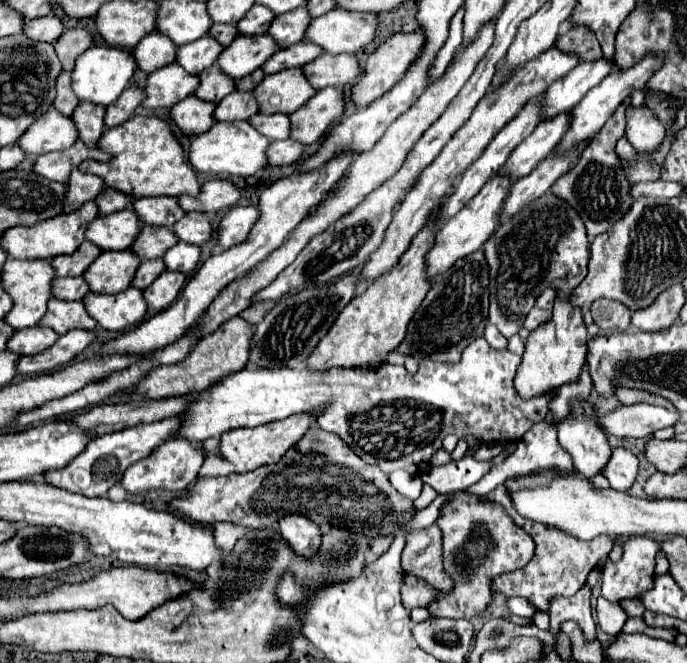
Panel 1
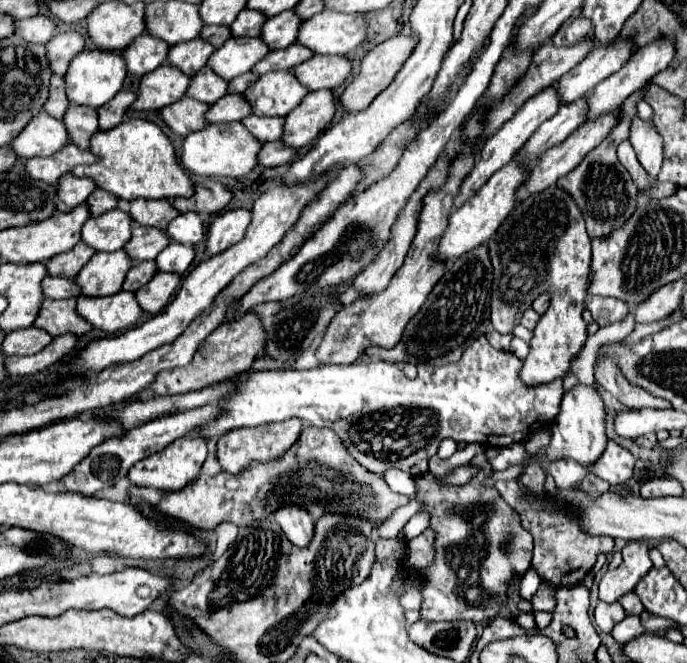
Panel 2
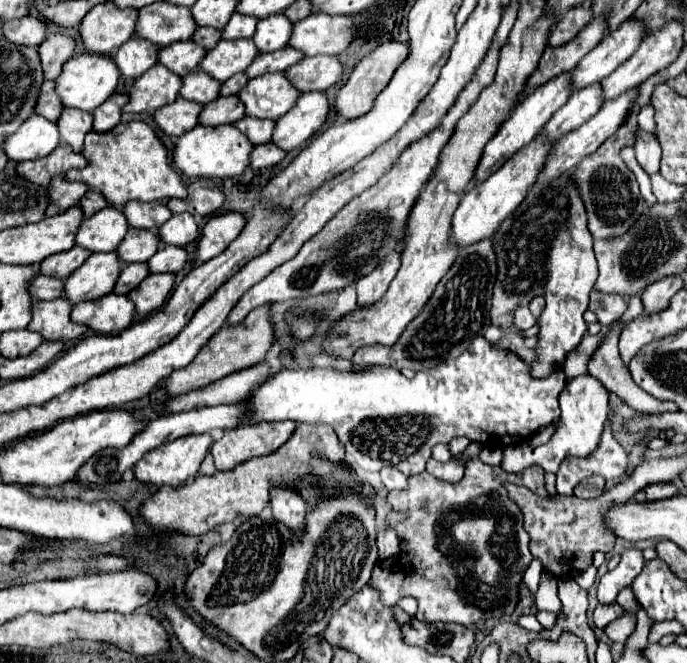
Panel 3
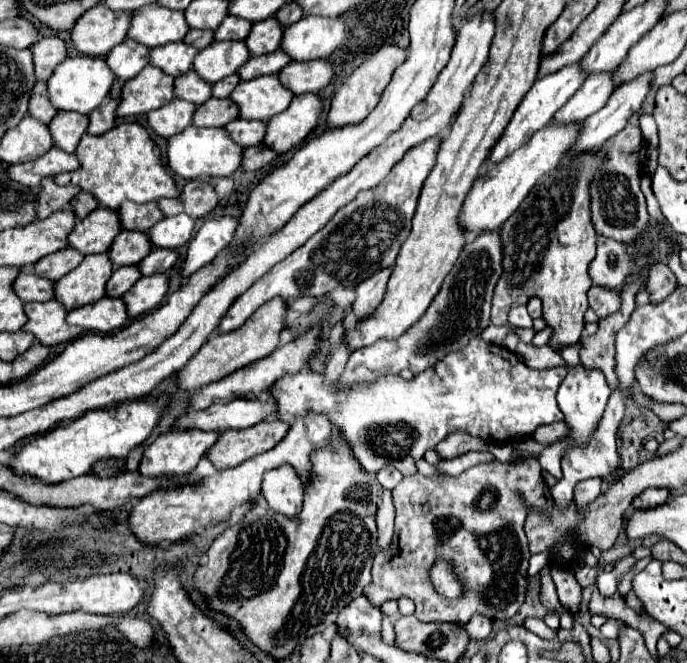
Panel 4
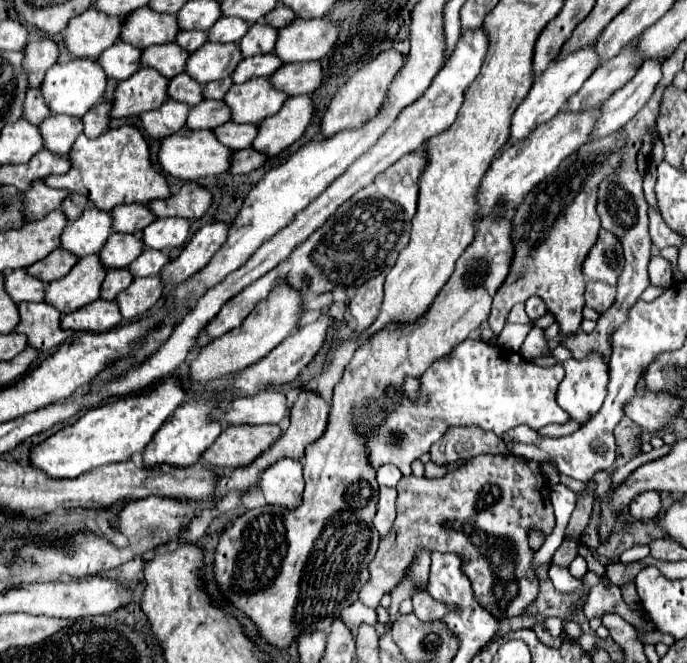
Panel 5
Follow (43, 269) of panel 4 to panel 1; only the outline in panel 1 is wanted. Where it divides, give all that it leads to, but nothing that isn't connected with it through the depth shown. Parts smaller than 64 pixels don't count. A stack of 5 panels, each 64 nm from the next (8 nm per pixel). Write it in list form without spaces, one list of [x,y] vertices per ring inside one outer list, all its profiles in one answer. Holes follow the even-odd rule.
[[[84,242],[74,254],[62,254],[52,260],[56,276],[82,276],[88,266],[100,256],[100,248],[94,246],[92,242]]]

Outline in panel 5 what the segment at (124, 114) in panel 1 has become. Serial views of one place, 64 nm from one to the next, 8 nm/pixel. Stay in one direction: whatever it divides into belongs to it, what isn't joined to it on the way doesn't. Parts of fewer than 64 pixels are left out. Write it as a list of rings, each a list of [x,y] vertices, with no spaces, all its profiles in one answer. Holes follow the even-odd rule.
[[[104,102],[100,106],[96,106],[96,110],[88,110],[88,114],[84,114],[84,134],[88,138],[98,138],[100,134],[104,134],[110,126],[110,102]]]

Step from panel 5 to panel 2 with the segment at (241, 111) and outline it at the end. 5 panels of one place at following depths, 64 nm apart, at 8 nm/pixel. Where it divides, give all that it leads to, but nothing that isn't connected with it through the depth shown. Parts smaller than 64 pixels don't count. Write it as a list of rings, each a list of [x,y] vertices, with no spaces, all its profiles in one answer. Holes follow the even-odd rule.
[[[292,70],[268,72],[258,78],[244,94],[252,102],[256,116],[286,116],[310,90],[298,82]]]

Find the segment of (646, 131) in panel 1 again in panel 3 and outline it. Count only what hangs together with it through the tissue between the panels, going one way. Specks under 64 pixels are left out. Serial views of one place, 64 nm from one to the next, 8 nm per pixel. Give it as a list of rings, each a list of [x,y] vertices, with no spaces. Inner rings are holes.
[[[638,130],[636,132],[636,142],[634,142],[634,150],[636,150],[636,160],[638,164],[648,172],[648,174],[656,174],[660,170],[660,144],[658,138],[650,132]]]

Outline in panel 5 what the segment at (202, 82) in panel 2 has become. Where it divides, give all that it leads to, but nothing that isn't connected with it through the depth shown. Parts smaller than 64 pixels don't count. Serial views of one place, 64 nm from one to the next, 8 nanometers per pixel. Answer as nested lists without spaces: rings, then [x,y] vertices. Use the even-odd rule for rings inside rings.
[[[186,72],[170,80],[168,94],[170,94],[172,100],[186,102],[188,106],[196,106],[198,102],[204,100],[204,96],[202,96],[202,86],[200,86],[194,78],[190,78]]]

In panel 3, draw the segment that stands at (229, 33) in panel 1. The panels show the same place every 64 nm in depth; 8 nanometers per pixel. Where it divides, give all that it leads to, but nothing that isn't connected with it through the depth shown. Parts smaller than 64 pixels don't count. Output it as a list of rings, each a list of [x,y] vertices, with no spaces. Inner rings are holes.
[[[198,28],[196,34],[192,36],[192,40],[196,44],[206,46],[208,50],[212,50],[220,42],[220,38],[222,38],[222,30],[218,30],[218,28]]]

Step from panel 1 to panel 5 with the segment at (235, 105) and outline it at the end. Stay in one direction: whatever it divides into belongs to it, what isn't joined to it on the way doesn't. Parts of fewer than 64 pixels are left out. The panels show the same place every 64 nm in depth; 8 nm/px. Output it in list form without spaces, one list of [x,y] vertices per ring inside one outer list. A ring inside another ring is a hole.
[[[202,100],[194,108],[190,108],[190,116],[186,126],[200,130],[200,128],[216,128],[230,122],[232,112],[222,100]]]

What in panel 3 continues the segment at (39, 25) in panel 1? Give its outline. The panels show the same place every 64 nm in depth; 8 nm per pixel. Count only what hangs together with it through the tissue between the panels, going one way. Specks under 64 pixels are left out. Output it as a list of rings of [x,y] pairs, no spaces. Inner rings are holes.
[[[36,16],[8,20],[4,24],[4,38],[24,46],[40,46],[46,38],[46,22]]]

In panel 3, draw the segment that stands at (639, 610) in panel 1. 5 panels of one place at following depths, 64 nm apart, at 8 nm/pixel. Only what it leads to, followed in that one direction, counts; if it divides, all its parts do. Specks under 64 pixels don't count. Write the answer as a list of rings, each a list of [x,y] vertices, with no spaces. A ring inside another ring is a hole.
[[[624,588],[624,590],[618,594],[616,602],[618,602],[626,612],[638,612],[638,610],[642,608],[642,606],[638,604],[638,600],[636,600],[636,596],[634,596],[634,592],[632,592],[630,588]]]

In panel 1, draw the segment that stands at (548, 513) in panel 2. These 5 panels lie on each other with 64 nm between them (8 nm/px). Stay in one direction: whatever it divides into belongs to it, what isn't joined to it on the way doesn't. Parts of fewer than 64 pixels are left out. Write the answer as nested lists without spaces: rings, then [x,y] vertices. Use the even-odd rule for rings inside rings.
[[[500,484],[496,490],[492,490],[490,494],[482,496],[482,500],[492,500],[504,506],[504,510],[508,512],[508,516],[524,530],[532,536],[535,542],[535,552],[532,560],[528,562],[528,566],[524,566],[522,570],[516,572],[506,572],[498,578],[492,580],[492,590],[504,596],[522,596],[526,598],[538,612],[550,612],[550,604],[554,598],[558,596],[572,596],[576,594],[584,584],[588,574],[592,572],[592,568],[596,568],[596,564],[602,558],[608,558],[608,552],[612,550],[612,538],[608,536],[596,536],[594,540],[578,540],[572,538],[568,534],[560,534],[560,530],[552,530],[552,526],[540,526],[538,522],[528,522],[526,518],[520,518],[516,514],[516,510],[512,510],[512,502],[508,502],[508,492],[504,492],[504,484]]]

